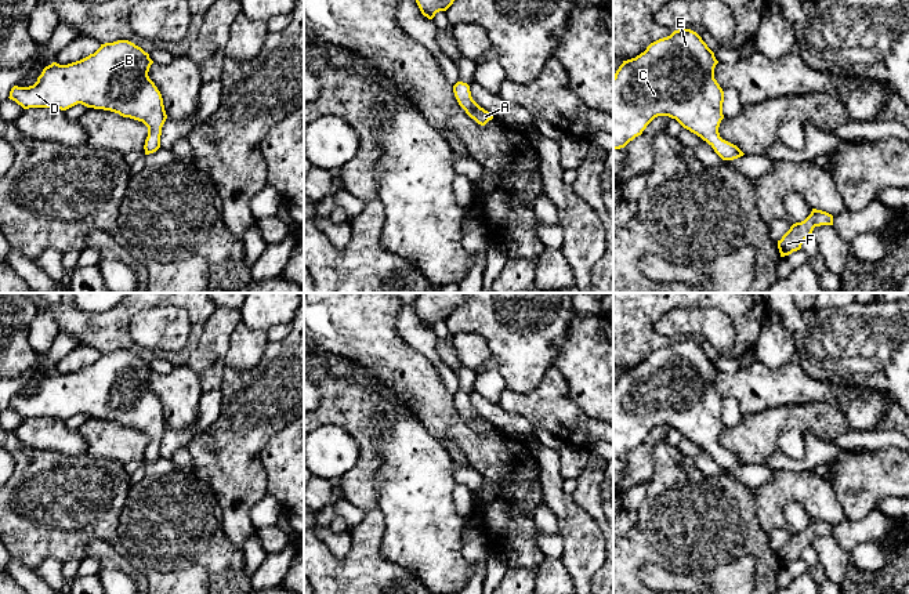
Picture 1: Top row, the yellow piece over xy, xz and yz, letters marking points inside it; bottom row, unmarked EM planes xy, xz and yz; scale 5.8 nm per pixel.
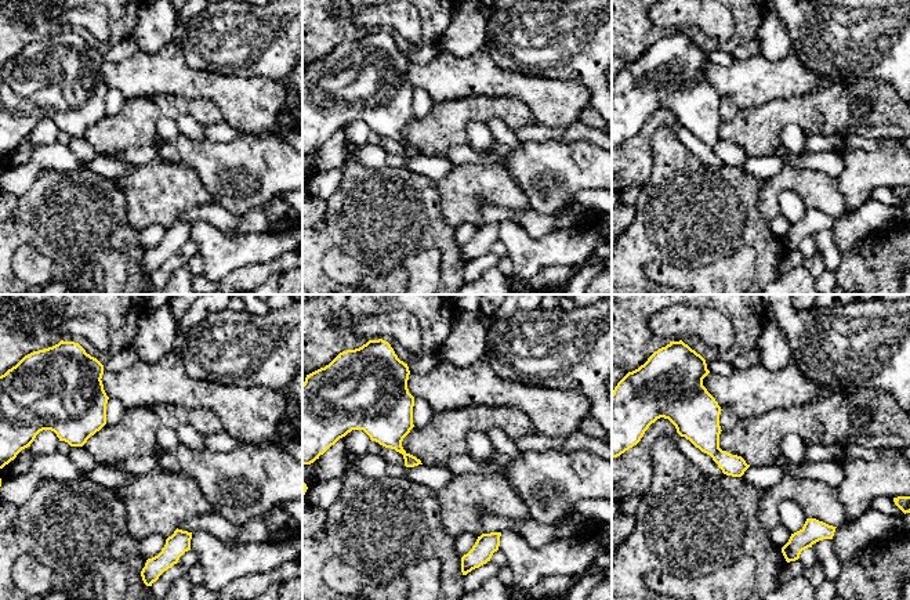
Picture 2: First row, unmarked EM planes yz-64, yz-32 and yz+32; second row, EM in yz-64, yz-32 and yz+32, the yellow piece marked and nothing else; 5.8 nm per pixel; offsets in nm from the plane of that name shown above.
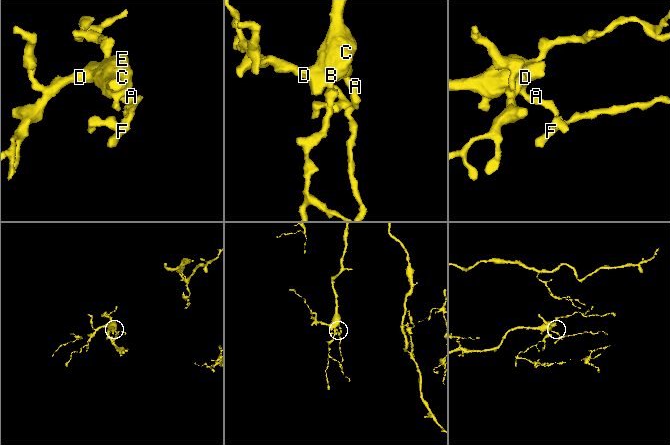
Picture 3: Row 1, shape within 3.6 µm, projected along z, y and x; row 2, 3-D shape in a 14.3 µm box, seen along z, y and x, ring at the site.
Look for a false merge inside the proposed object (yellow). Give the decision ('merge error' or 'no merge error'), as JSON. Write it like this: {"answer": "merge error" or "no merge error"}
{"answer": "no merge error"}

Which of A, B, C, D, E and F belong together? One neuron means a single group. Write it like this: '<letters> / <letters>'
A B C D E F

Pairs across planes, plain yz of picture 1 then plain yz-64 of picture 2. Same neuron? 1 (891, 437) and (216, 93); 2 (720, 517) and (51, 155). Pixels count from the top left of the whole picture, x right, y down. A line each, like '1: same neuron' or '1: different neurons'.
1: different neurons
2: different neurons

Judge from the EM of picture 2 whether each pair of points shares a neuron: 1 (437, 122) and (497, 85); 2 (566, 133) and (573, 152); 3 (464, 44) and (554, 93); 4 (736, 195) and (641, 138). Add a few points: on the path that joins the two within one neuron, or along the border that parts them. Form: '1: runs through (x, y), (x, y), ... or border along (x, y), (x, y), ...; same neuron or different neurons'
1: border along (514, 96), (466, 96), (450, 100); different neurons
2: border along (536, 141), (586, 138), (597, 145); different neurons
3: border along (483, 44), (468, 55), (453, 55), (445, 51); different neurons
4: border along (669, 125), (660, 126), (652, 137), (649, 176); different neurons

